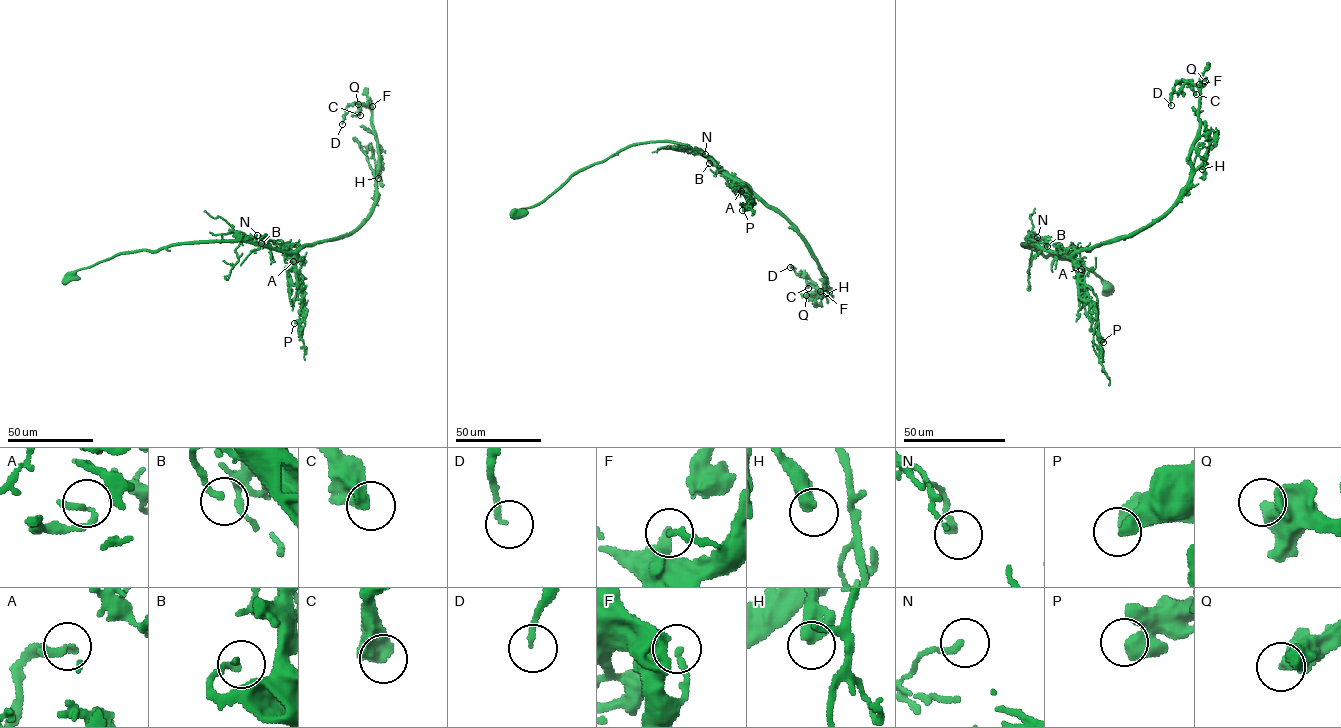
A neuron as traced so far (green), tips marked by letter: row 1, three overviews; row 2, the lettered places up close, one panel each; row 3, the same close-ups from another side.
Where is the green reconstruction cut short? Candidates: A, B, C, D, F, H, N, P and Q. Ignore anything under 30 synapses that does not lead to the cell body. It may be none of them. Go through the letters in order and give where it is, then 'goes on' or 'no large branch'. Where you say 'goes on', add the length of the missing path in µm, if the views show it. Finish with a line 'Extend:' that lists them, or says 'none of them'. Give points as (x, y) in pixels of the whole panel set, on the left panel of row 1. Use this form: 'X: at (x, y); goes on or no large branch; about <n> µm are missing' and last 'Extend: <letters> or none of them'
A: at (293, 261); no large branch
B: at (261, 243); no large branch
C: at (360, 115); no large branch
D: at (342, 124); no large branch
F: at (372, 106); no large branch
H: at (378, 178); no large branch
N: at (257, 235); no large branch
P: at (294, 323); no large branch
Q: at (358, 104); no large branch
Extend: none of them

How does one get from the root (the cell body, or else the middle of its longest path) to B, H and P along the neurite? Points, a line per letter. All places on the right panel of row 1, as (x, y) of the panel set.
B: (1109, 288), (1110, 285), (1088, 269), (1054, 255), (1045, 256), (1022, 244), (1047, 246)
H: (1109, 288), (1088, 269), (1022, 244), (1034, 244), (1069, 256), (1131, 237), (1156, 221), (1202, 164), (1202, 169)
P: (1109, 288), (1088, 269), (1022, 244), (1034, 244), (1071, 259), (1085, 298), (1094, 305), (1098, 335), (1103, 342)

